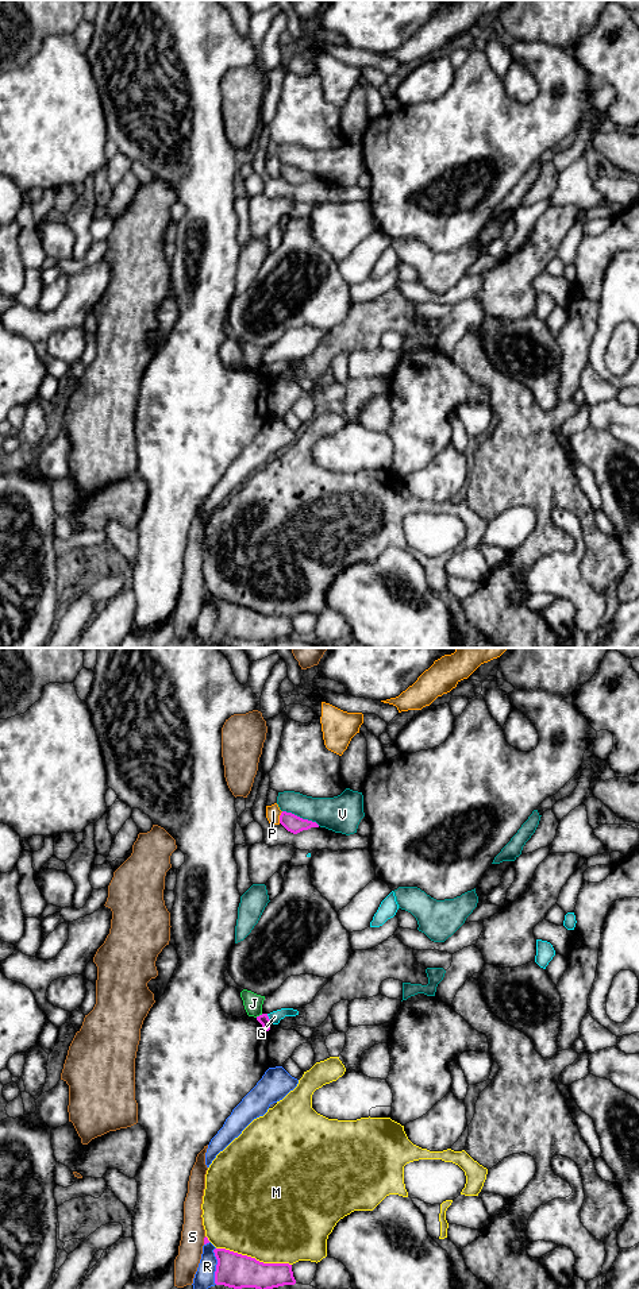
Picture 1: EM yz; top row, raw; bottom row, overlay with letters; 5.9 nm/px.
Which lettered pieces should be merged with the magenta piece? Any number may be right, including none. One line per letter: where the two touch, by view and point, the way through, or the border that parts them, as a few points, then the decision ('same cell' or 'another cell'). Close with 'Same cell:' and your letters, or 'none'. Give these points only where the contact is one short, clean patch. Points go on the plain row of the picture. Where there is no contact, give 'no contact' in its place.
G: yz (268, 370) | along yz (266, 366), (272, 374) | another cell
J: yz (260, 367) | another cell
M: yz (254, 610) | another cell
P: yz (280, 169) | another cell
R: yz (216, 618) | another cell
S: yz (204, 593) | another cell
V: yz (301, 170) | another cell
Same cell: none

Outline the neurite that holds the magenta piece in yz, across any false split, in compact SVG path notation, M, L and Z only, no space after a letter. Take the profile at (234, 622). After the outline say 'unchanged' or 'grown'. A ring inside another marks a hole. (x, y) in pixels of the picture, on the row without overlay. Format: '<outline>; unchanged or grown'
M215 601L218 611L215 636L234 641L255 640L261 644L267 641L295 637L292 617L263 615L255 610L242 607L226 601Z; unchanged

